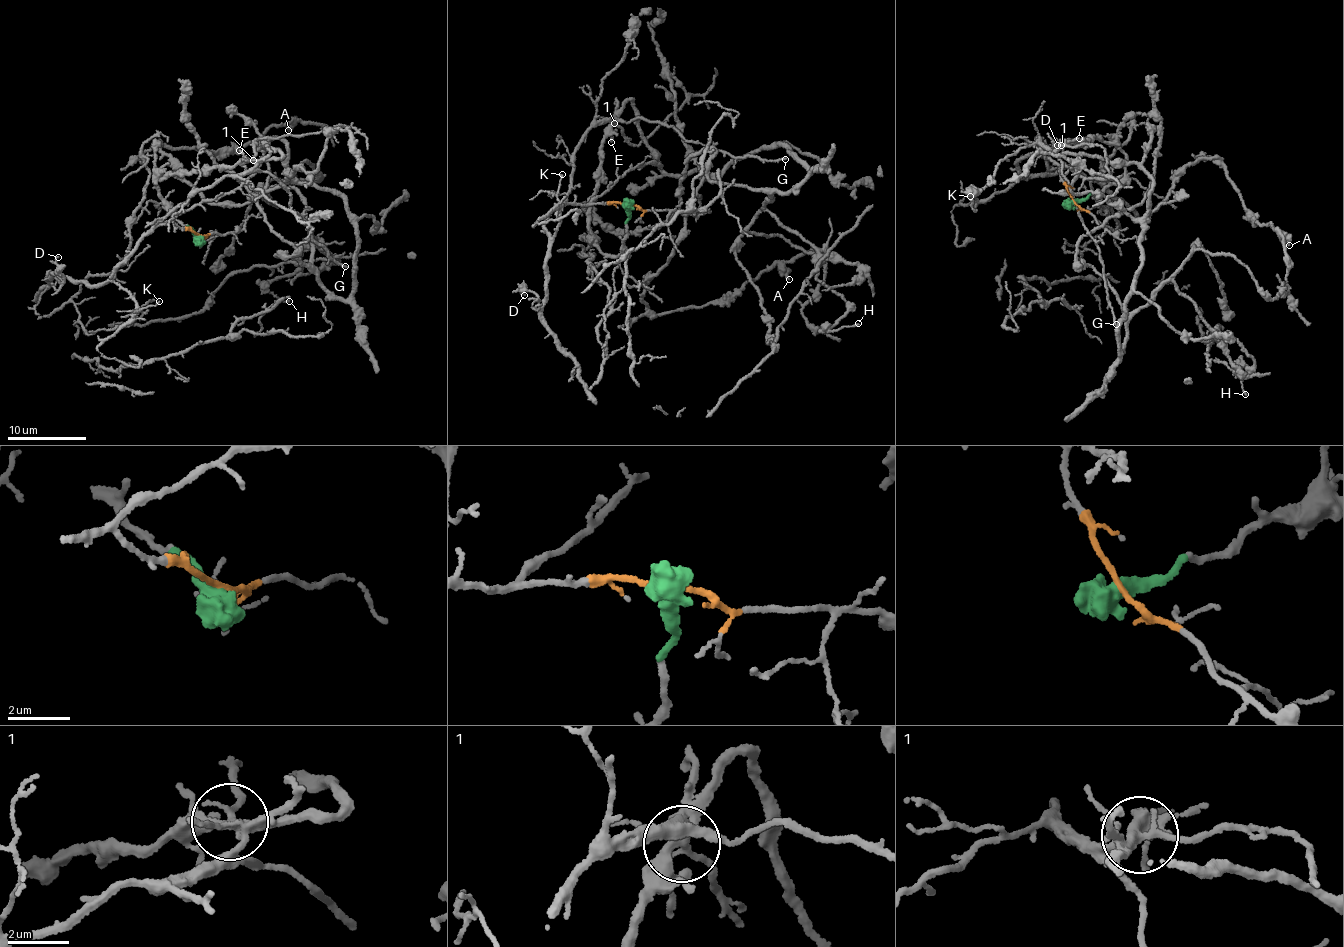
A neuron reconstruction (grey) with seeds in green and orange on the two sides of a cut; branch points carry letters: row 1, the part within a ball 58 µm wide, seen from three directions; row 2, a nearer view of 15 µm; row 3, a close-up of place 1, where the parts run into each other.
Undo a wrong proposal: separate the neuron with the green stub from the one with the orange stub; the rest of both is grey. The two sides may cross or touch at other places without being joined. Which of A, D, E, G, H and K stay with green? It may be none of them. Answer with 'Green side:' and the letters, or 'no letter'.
Green side: A, E, H

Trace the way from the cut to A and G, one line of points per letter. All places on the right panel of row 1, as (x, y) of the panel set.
A: (1074, 200), (1126, 155), (1064, 143), (1142, 170), (1139, 221), (1216, 156), (1289, 245)
G: (1074, 200), (1063, 185), (1059, 166), (1043, 151), (1036, 138), (1063, 164), (1080, 220), (1098, 252), (1116, 325)

